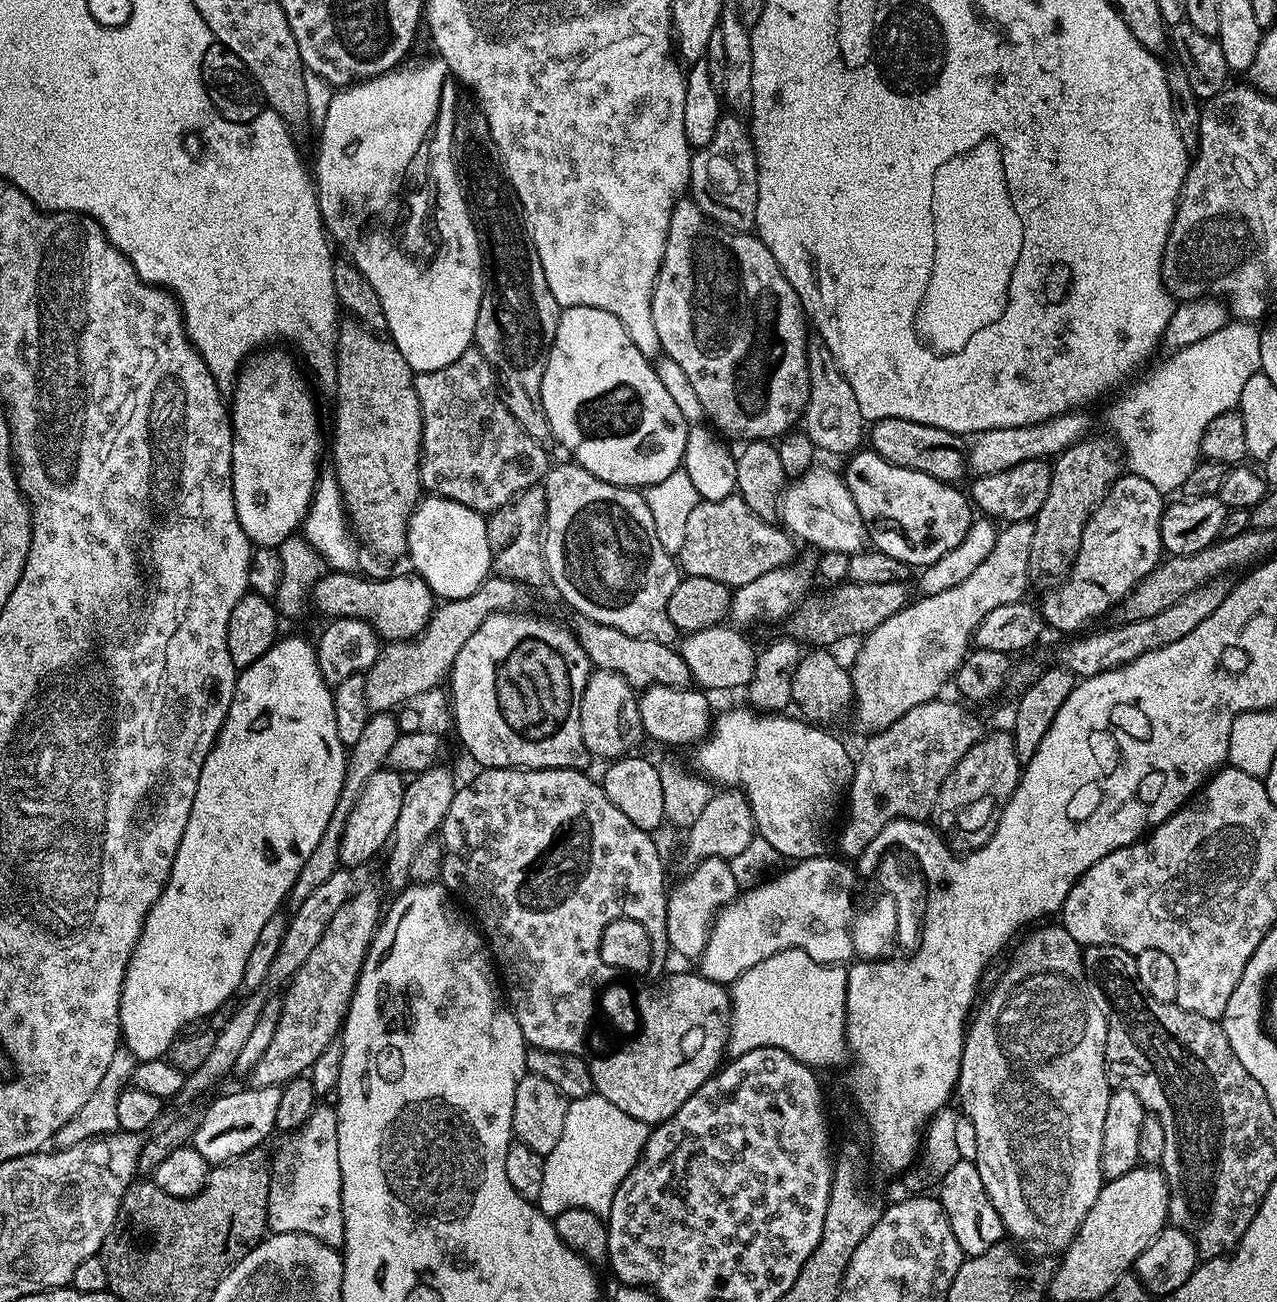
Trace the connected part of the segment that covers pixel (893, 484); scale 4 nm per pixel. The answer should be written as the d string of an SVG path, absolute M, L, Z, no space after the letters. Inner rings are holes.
M871 450L857 451L849 460L852 461L842 475L864 520L867 535L871 543L872 540L876 543L875 551L890 554L890 558L898 558L909 566L927 566L938 562L942 554L950 554L966 538L974 508L969 497L956 489L959 487L936 480L930 474L894 466Z

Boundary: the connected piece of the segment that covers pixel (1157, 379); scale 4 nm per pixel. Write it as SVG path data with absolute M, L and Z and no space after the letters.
M1229 322L1218 334L1173 351L1165 364L1160 364L1141 384L1136 384L1112 409L1108 416L1116 427L1115 439L1122 449L1127 471L1138 478L1146 478L1154 487L1167 492L1183 489L1188 472L1201 461L1198 453L1204 427L1210 426L1218 414L1235 409L1242 398L1242 386L1253 370L1260 367L1261 329L1252 322Z

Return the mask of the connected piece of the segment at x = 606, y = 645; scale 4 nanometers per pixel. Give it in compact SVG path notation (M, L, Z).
M576 616L574 622L576 640L582 650L586 650L593 669L601 668L614 674L622 674L622 678L626 678L637 690L649 688L652 684L683 688L689 683L688 667L675 647L657 640L648 640L644 636L627 636L622 634L622 630L602 626L585 616Z

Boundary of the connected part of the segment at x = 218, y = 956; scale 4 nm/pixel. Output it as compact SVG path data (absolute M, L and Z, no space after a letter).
M288 634L277 639L272 648L266 650L264 654L250 667L243 669L237 675L236 689L234 690L234 698L230 702L230 710L228 717L224 719L222 730L216 739L216 745L210 750L210 754L206 758L206 762L202 762L202 774L198 774L198 790L194 794L194 806L190 806L190 818L186 822L186 830L182 834L182 842L178 842L178 854L174 858L174 866L170 870L170 878L166 882L166 886L162 890L162 894L154 902L154 906L146 914L146 922L142 926L142 934L138 938L138 942L134 946L134 950L130 954L130 962L126 966L126 978L122 986L122 998L120 999L120 1034L122 1037L123 1047L127 1048L136 1057L137 1061L159 1060L167 1053L168 1048L174 1042L174 1038L180 1033L180 1029L186 1027L187 1024L193 1024L196 1020L202 1020L211 1017L212 1013L217 1012L220 1008L225 1007L229 1002L228 999L237 991L241 991L244 983L244 971L246 970L246 960L250 958L250 950L254 950L254 942L258 942L258 934L262 934L262 926L266 926L266 922L270 922L272 916L277 915L281 911L280 903L289 899L289 892L295 884L295 880L299 876L299 871L307 862L307 858L313 853L314 848L321 841L322 834L326 831L326 824L330 821L330 816L334 811L335 803L338 802L339 791L342 790L343 778L346 774L346 766L348 765L348 757L346 755L346 746L342 742L342 738L338 738L338 722L334 718L334 702L331 698L326 698L330 692L330 685L324 680L324 677L318 674L316 667L316 649L314 646L306 646L306 638L304 646L296 646L296 634Z

